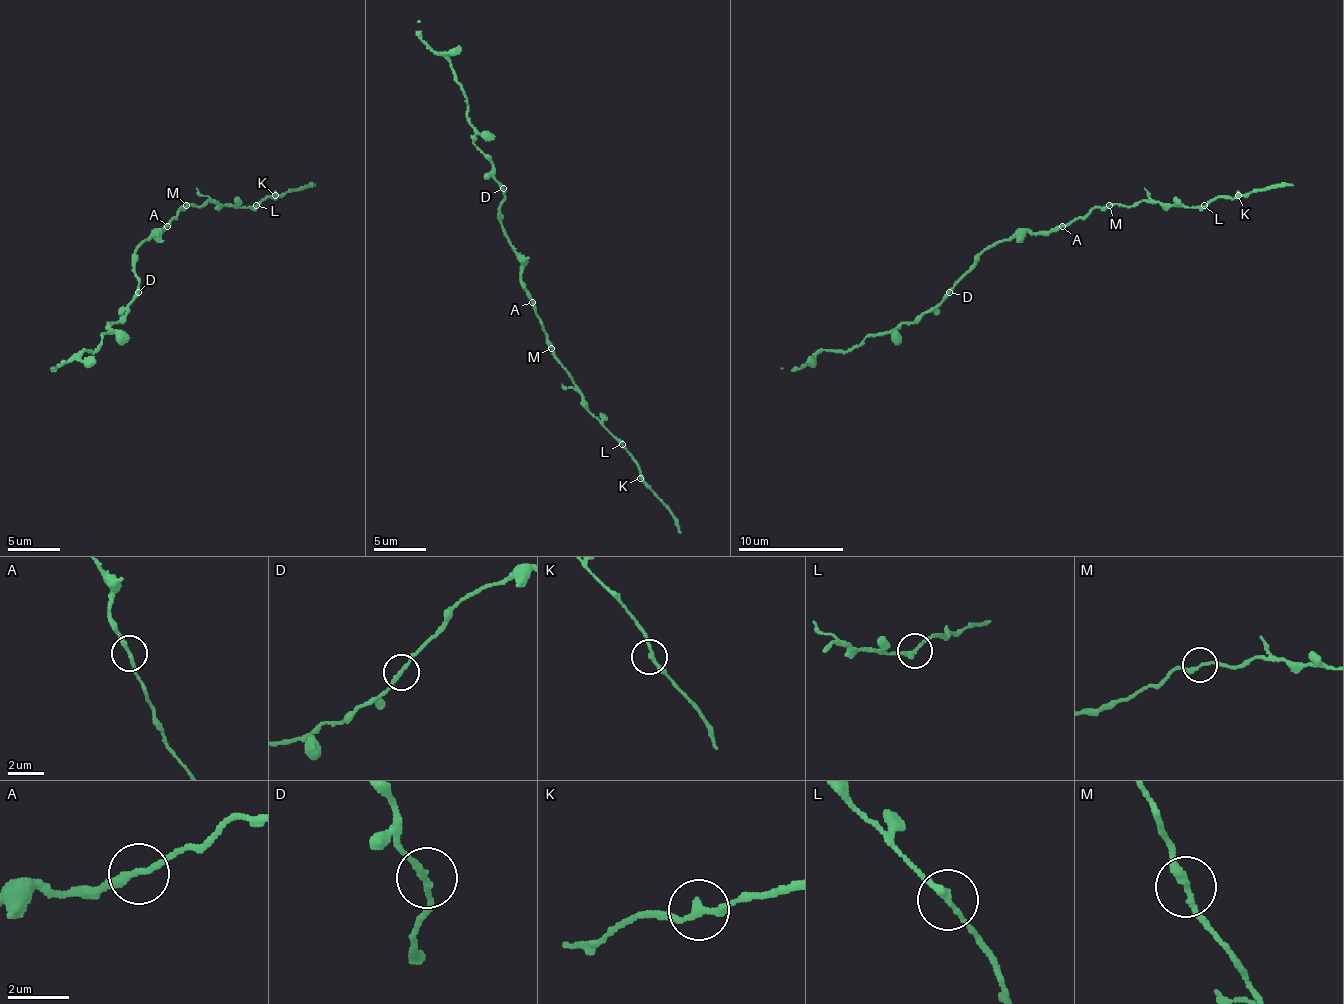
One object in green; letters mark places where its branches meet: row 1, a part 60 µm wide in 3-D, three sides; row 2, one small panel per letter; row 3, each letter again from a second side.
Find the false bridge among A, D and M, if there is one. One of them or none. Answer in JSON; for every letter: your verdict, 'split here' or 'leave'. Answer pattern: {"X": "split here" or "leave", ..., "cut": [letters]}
{"A": "leave", "D": "leave", "M": "leave", "cut": []}

